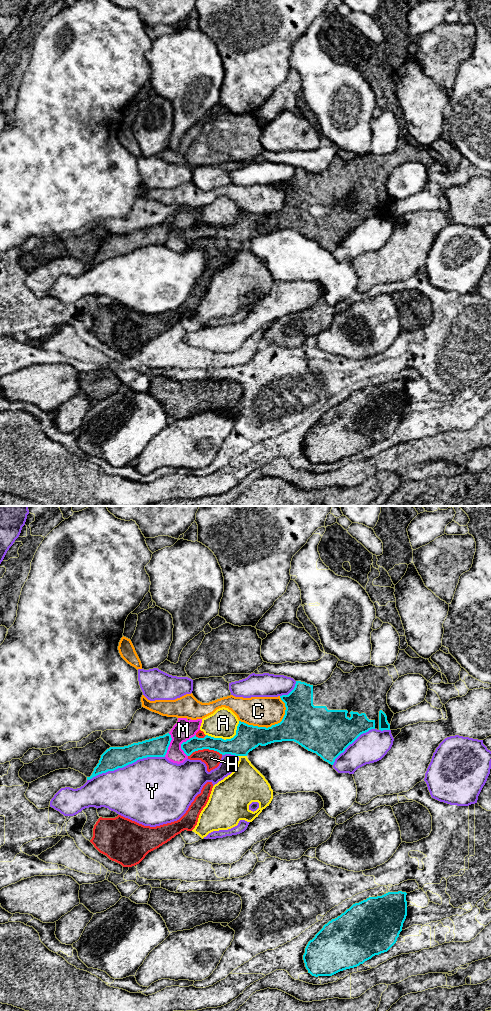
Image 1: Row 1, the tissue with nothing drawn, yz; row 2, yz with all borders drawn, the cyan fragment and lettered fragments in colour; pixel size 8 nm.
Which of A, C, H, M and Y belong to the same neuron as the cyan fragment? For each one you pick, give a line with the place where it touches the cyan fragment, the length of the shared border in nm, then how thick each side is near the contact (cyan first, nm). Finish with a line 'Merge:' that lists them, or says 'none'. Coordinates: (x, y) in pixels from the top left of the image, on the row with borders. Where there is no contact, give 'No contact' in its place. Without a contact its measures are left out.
Merge: none

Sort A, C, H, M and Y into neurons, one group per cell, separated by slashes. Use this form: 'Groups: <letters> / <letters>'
Groups: A / C / H / M / Y

